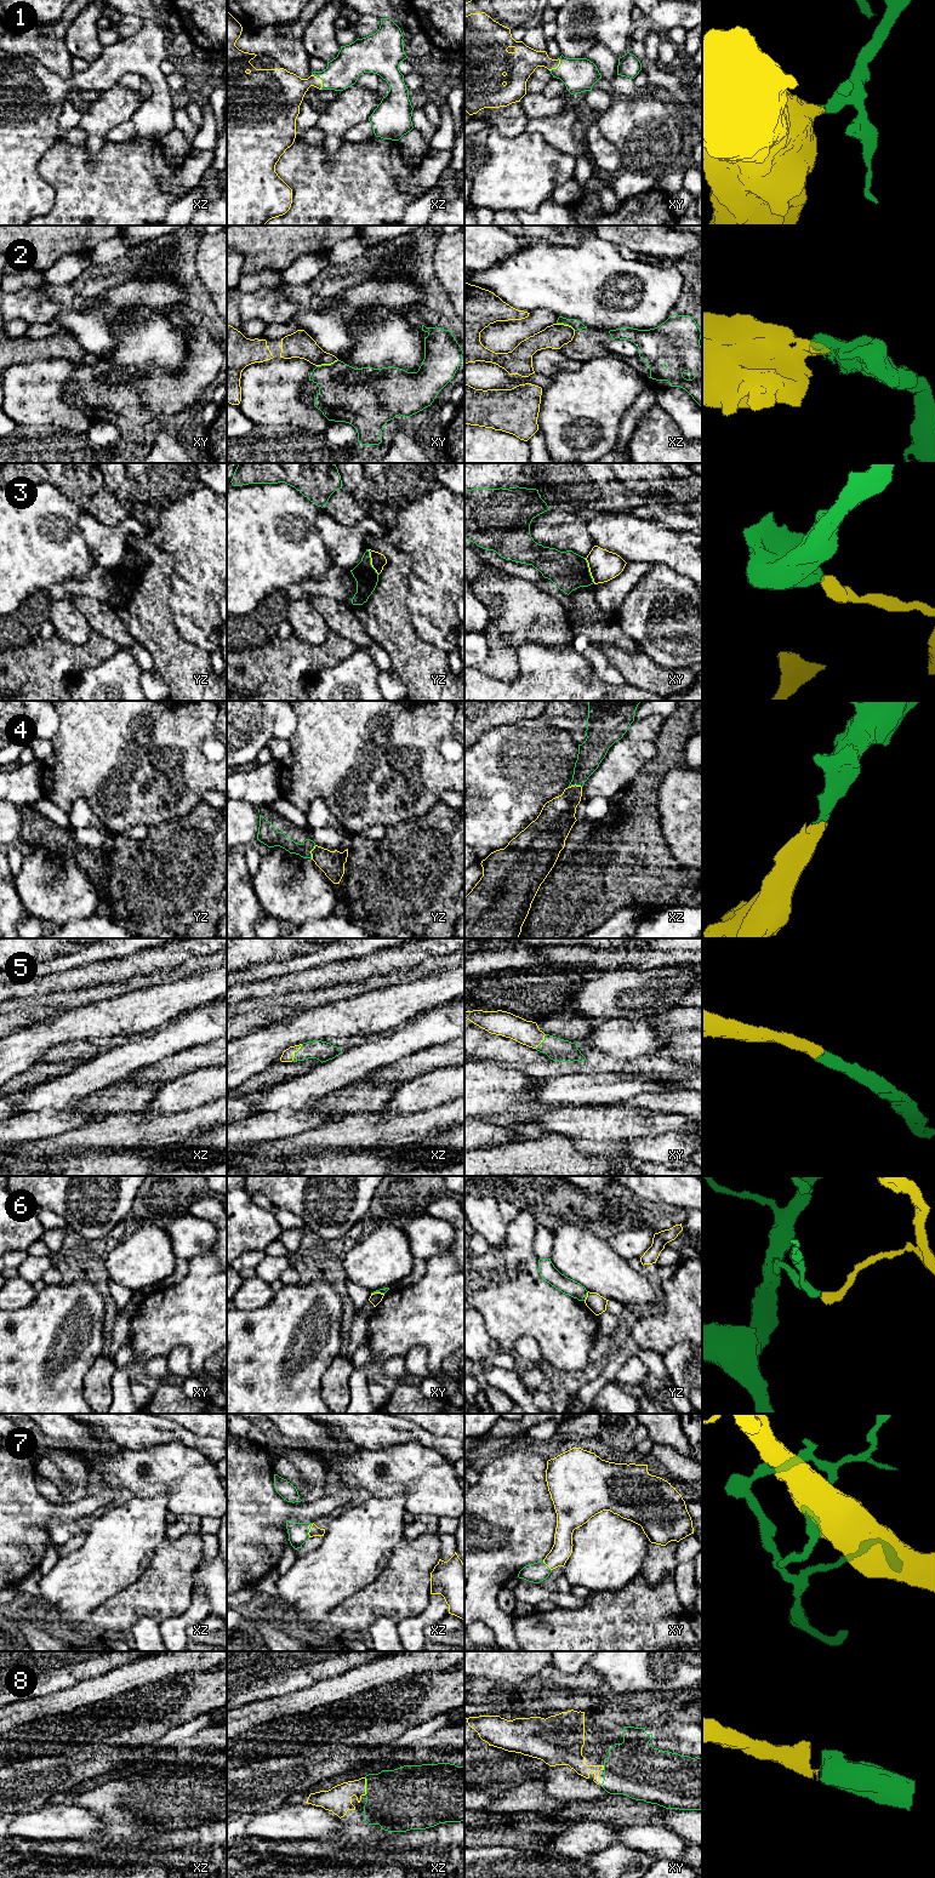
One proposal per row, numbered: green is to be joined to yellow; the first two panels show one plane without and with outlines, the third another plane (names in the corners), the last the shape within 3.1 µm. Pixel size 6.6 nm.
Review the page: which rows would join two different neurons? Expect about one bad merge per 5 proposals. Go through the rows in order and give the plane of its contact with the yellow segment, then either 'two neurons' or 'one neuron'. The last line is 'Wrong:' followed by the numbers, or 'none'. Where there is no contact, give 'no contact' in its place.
1: xz | one neuron
2: xy | two neurons
3: yz | two neurons
4: yz | one neuron
5: xz | one neuron
6: yz | two neurons
7: xz | one neuron
8: xz | one neuron
Wrong: 2, 3, 6

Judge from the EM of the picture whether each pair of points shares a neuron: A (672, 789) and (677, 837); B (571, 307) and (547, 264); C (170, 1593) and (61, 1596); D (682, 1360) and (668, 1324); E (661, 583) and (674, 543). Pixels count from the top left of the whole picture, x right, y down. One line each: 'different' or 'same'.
A: same
B: same
C: different
D: different
E: different

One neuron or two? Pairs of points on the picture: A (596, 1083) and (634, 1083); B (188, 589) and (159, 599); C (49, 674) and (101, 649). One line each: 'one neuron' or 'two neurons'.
A: one neuron
B: two neurons
C: one neuron

